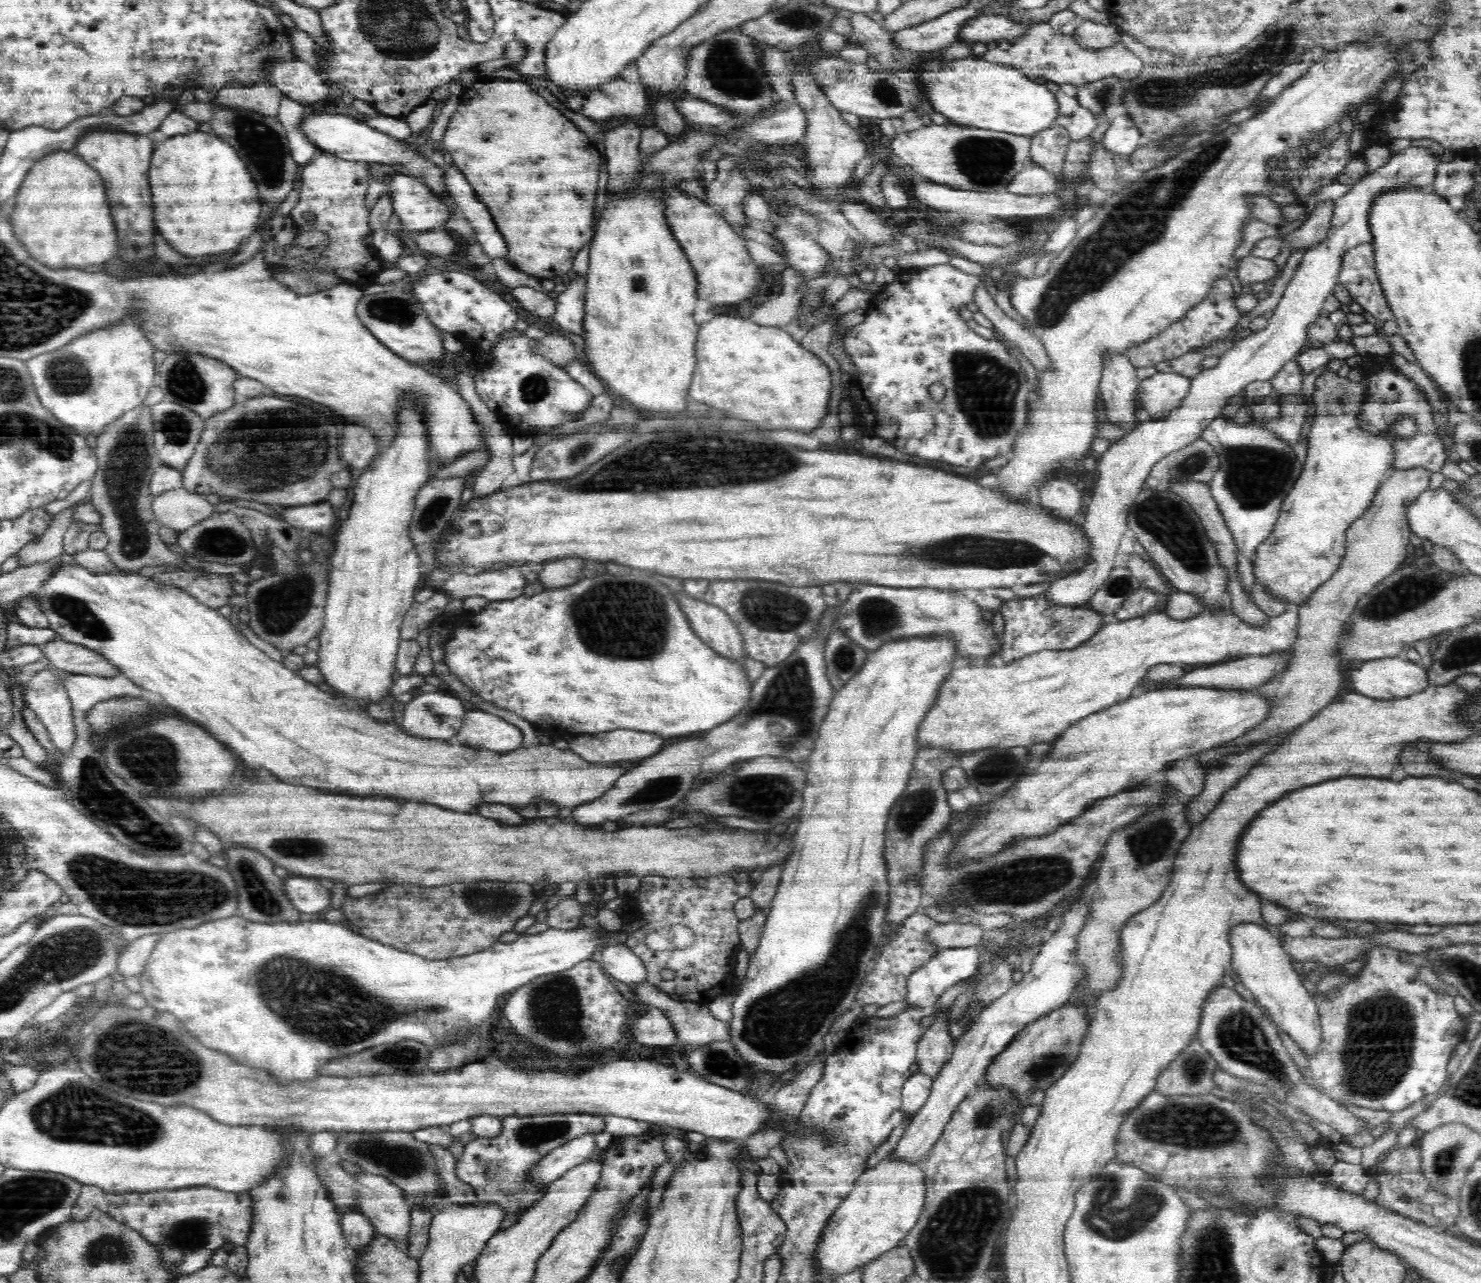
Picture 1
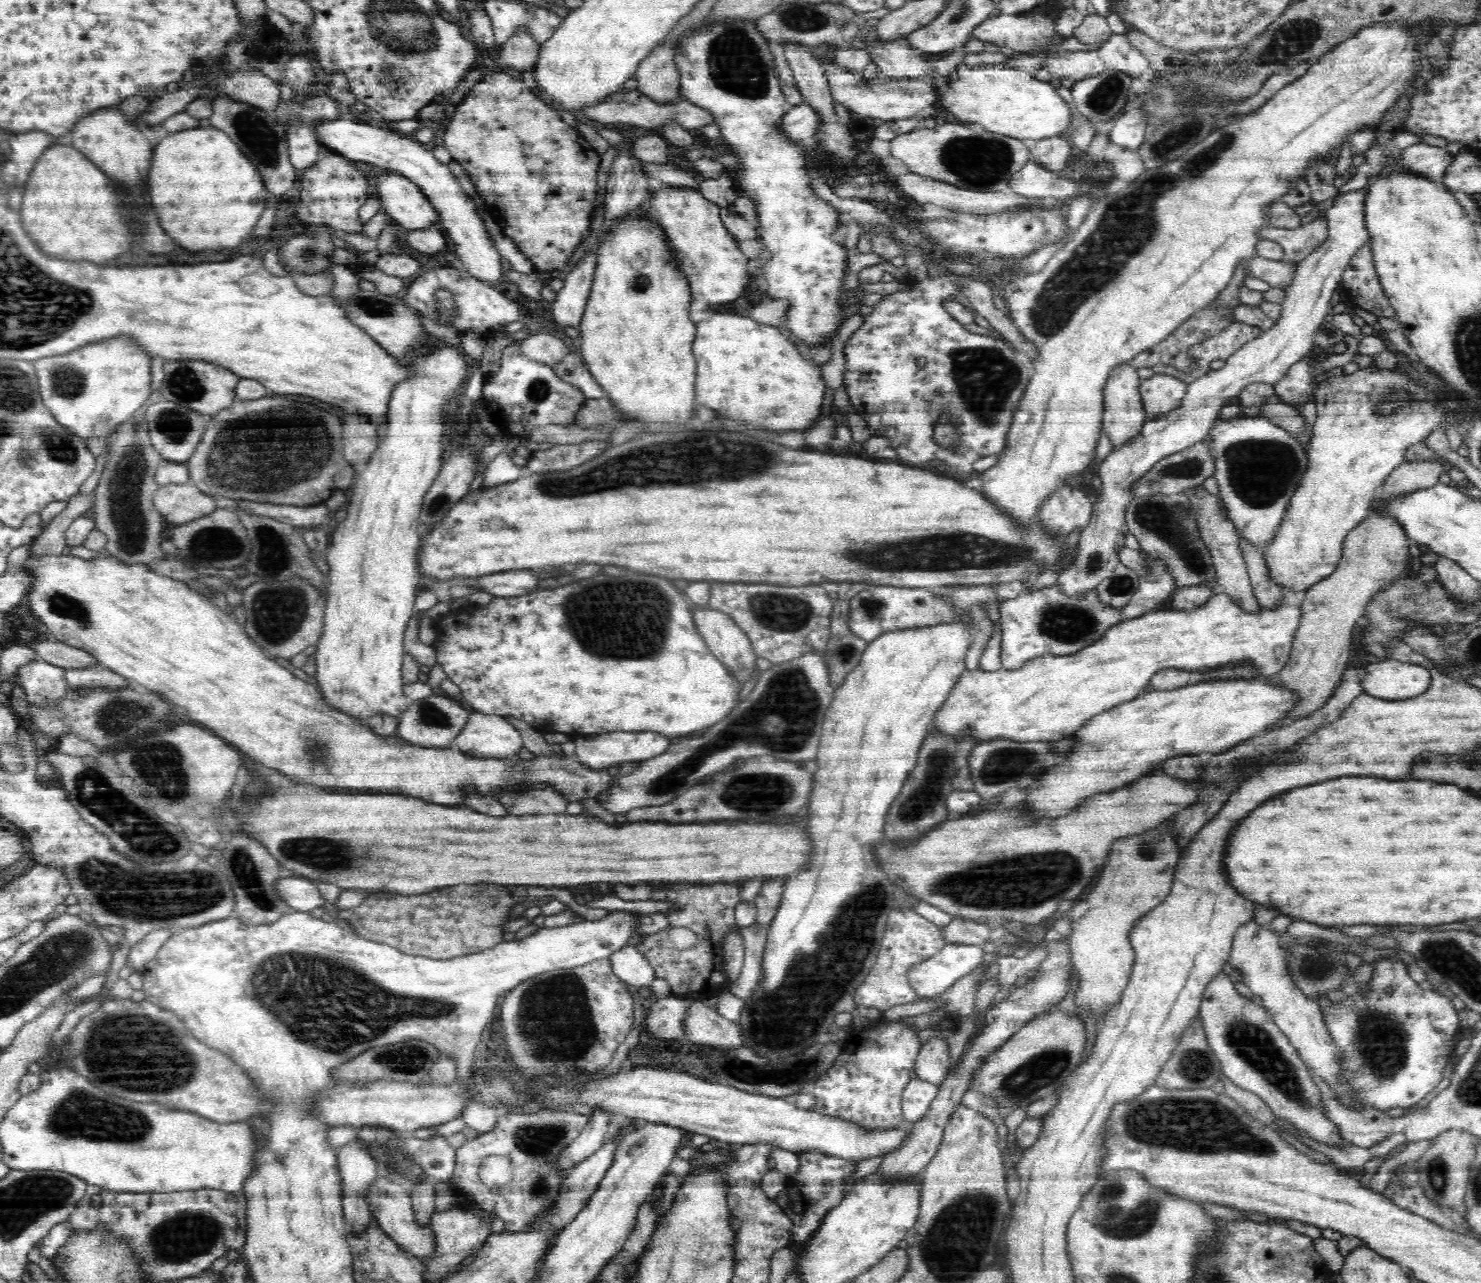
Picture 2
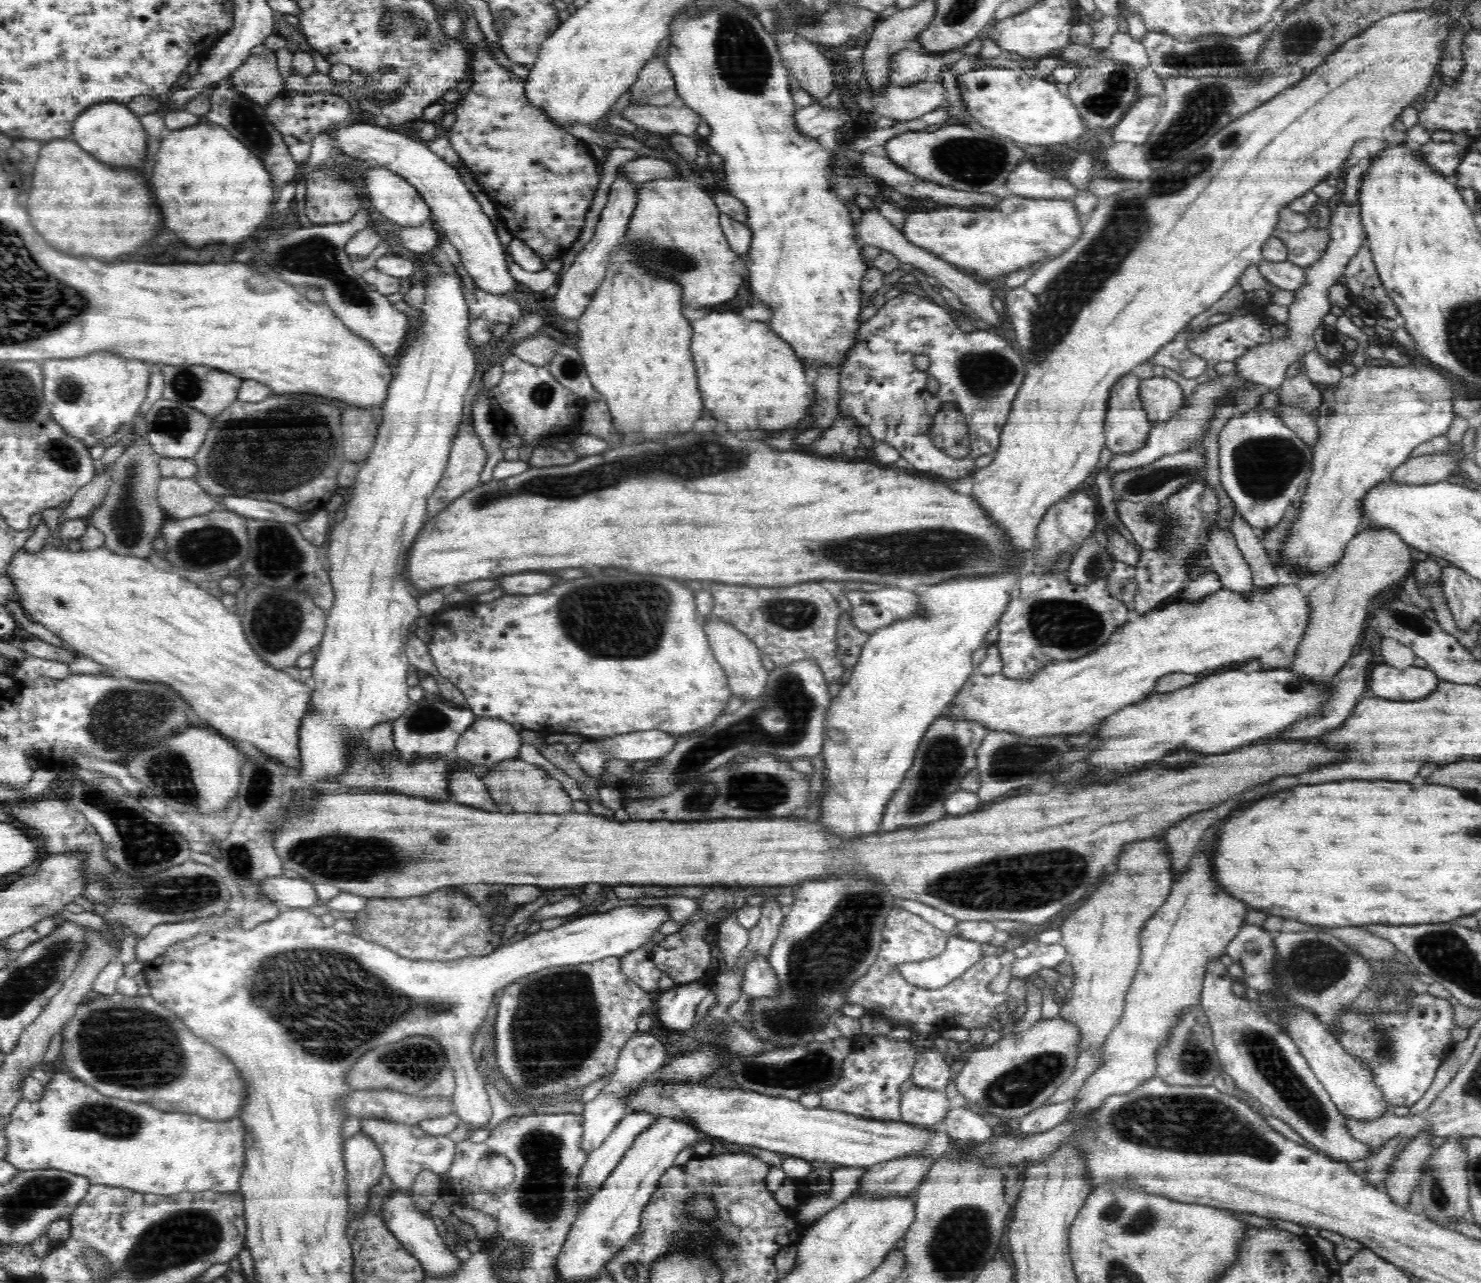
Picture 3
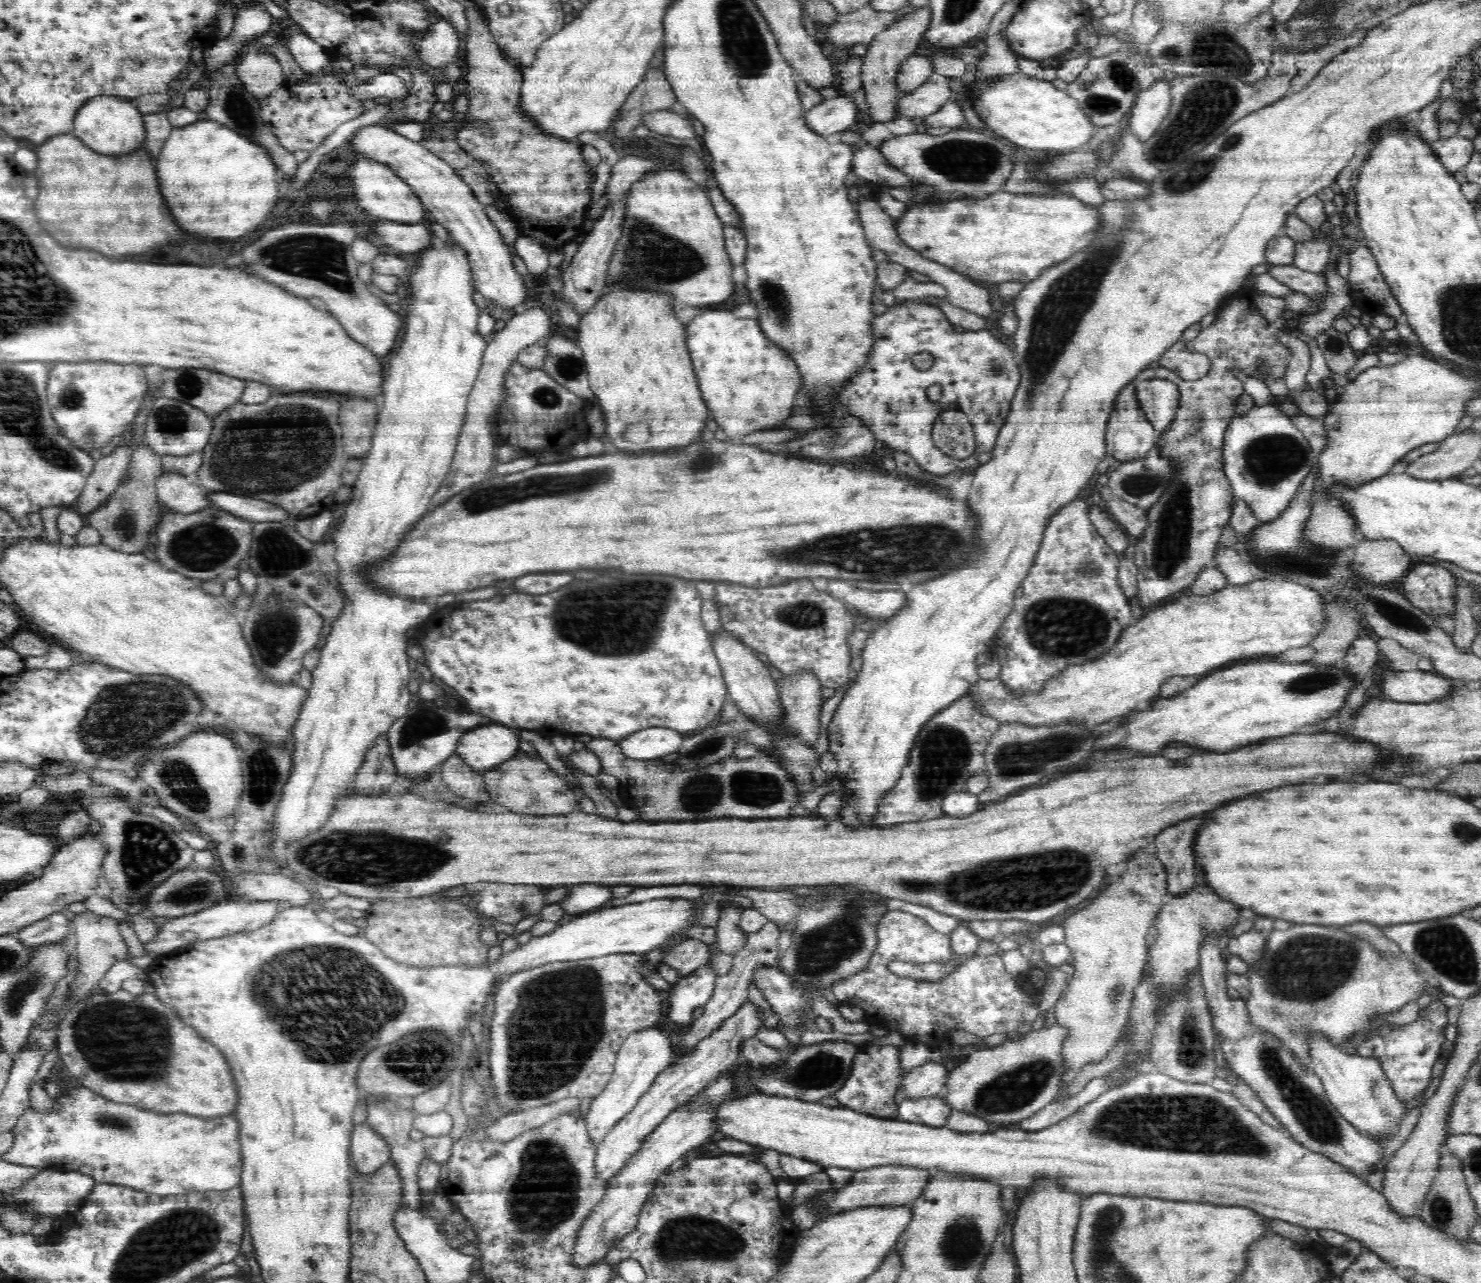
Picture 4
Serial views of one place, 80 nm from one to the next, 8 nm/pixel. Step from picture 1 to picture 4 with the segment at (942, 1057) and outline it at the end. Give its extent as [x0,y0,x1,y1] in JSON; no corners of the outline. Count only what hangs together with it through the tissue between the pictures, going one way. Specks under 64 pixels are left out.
[898,1062,949,1098]

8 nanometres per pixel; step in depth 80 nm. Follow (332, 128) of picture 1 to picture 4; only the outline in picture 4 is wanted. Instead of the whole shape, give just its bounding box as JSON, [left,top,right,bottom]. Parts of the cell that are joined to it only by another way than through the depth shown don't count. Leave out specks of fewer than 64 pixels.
[354,124,526,310]

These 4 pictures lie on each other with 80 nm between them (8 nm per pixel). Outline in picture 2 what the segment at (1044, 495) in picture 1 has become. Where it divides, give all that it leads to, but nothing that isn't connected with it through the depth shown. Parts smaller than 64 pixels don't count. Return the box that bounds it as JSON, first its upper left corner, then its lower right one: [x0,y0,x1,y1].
[1038,485,1092,534]

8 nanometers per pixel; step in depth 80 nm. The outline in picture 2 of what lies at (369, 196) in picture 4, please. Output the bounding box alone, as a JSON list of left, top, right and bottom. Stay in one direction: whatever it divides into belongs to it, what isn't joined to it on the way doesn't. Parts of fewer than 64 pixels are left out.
[376,173,440,230]

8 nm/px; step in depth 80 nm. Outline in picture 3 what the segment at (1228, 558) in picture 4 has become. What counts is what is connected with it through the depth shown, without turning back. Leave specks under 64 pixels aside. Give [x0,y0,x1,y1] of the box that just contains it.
[1205,525,1254,595]

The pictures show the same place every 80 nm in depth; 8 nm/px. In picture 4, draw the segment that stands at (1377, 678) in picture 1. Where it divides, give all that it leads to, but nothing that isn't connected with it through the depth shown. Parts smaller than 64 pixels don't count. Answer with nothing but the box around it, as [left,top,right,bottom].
[1384,671,1454,701]

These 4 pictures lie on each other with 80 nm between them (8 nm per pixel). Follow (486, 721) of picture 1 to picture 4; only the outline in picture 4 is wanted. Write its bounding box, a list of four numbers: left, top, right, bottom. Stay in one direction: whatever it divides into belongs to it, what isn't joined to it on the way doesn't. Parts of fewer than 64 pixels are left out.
[455,725,518,774]

